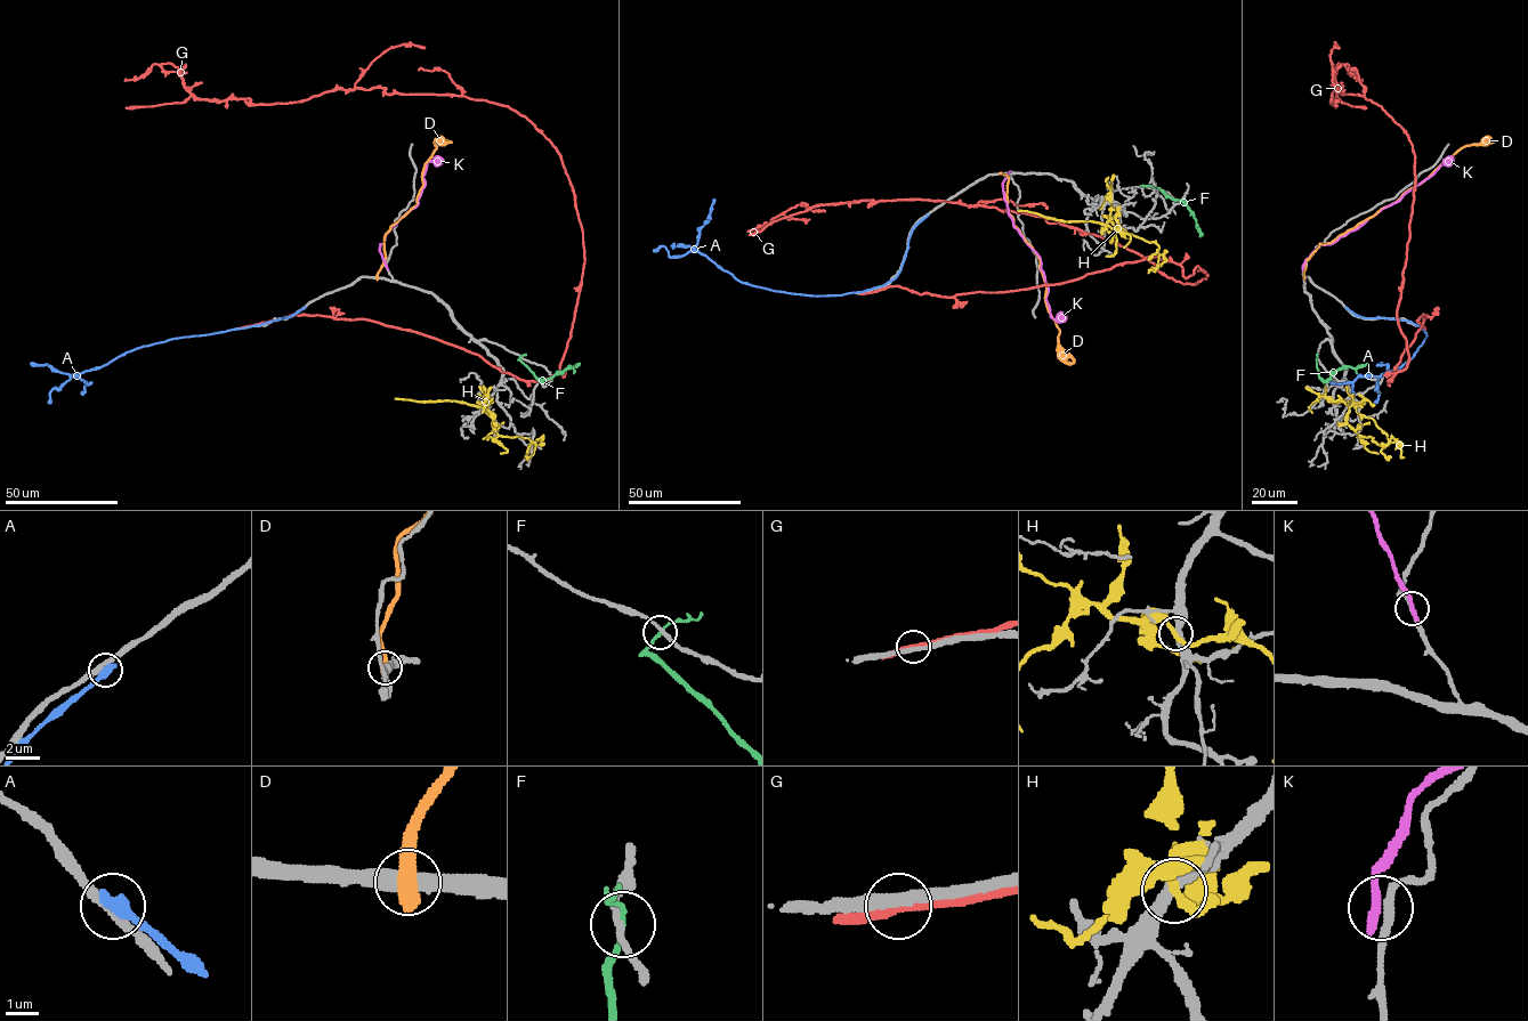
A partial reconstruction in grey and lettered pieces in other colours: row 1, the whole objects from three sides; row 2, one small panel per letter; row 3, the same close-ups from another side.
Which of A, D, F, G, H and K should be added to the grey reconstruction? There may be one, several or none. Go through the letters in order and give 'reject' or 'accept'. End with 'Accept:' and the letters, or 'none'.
A: reject
D: reject
F: reject
G: reject
H: reject
K: reject
Accept: none

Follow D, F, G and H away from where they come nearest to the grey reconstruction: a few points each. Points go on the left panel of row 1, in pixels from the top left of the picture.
D: (377, 277), (385, 260), (386, 234), (417, 204), (425, 164), (436, 148), (435, 144), (449, 140)
F: (520, 356), (541, 380), (576, 364)
G: (242, 327), (368, 319), (548, 380), (584, 262), (562, 156), (463, 96), (216, 102), (167, 63), (124, 81)
H: (486, 399), (493, 428), (499, 435), (527, 438), (535, 448), (535, 442), (525, 456)

